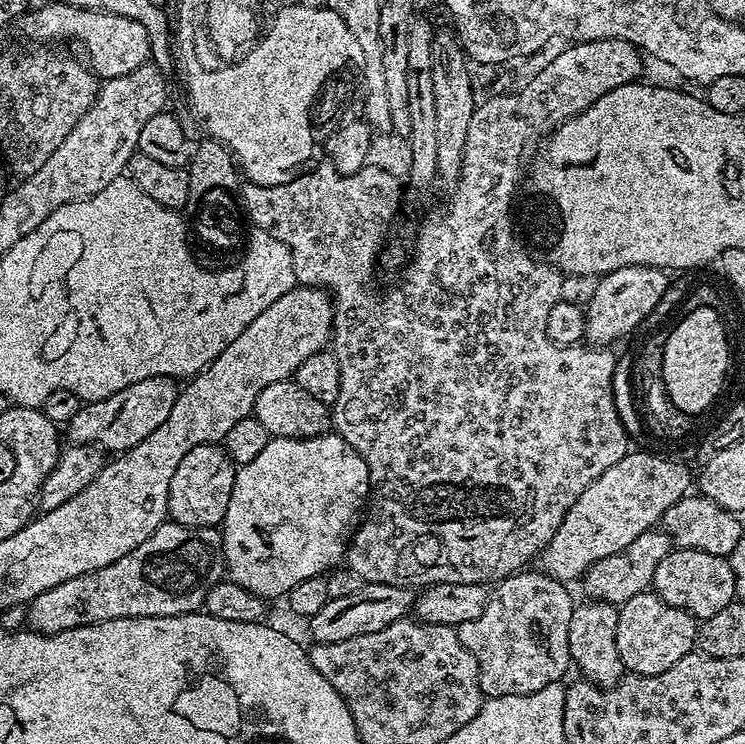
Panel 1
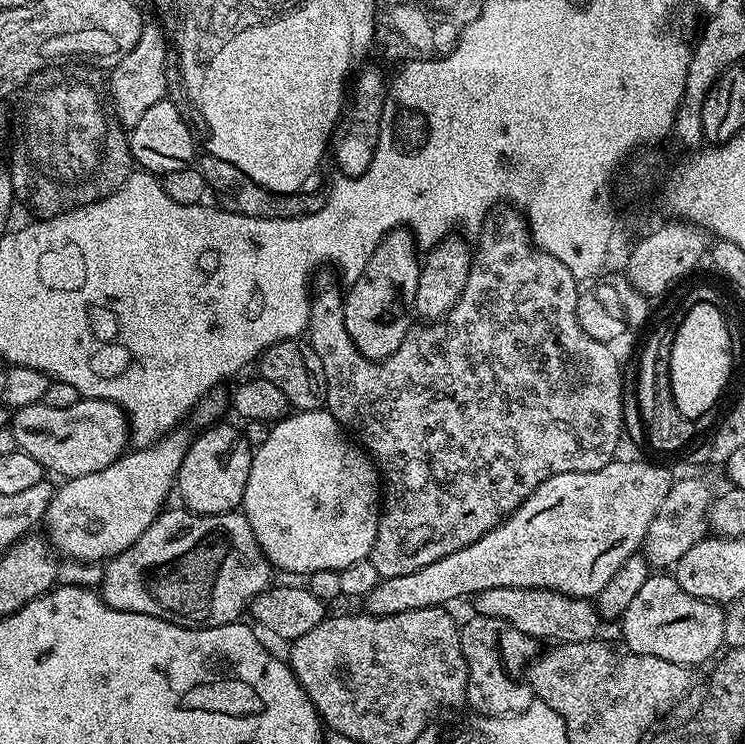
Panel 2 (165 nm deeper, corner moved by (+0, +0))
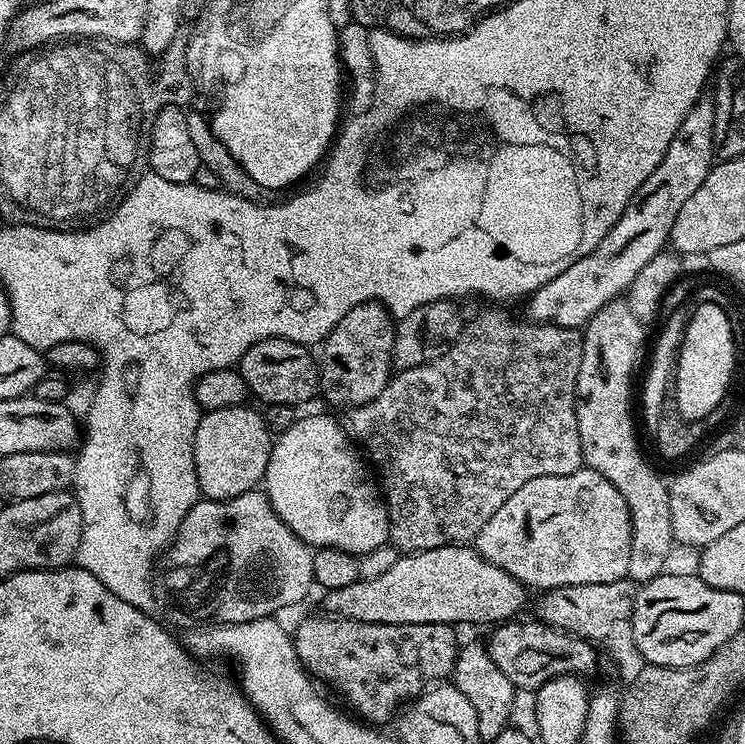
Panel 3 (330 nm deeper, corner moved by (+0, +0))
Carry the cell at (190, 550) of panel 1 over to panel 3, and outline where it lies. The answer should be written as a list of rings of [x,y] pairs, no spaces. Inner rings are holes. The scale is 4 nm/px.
[[[253,490],[246,494],[238,494],[229,500],[209,500],[201,498],[196,501],[196,505],[186,514],[186,518],[176,531],[176,539],[168,545],[163,553],[162,561],[164,565],[158,568],[158,588],[164,591],[164,600],[168,603],[168,612],[172,615],[172,620],[176,624],[192,624],[188,626],[215,626],[217,624],[245,624],[251,620],[261,620],[263,616],[275,617],[276,612],[283,608],[288,608],[291,604],[296,604],[311,588],[314,588],[312,578],[312,553],[313,549],[299,540],[286,525],[283,524],[274,514],[270,506],[268,497],[263,491]]]

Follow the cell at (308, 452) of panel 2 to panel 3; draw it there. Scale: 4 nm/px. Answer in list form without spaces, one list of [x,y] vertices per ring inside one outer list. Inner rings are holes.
[[[301,415],[285,432],[273,439],[270,462],[264,471],[262,491],[268,497],[276,517],[302,543],[313,549],[337,548],[359,558],[370,550],[378,550],[378,546],[389,543],[388,507],[384,505],[381,489],[374,476],[372,481],[371,475],[373,473],[365,457],[350,439],[345,425],[343,428],[332,416]]]

